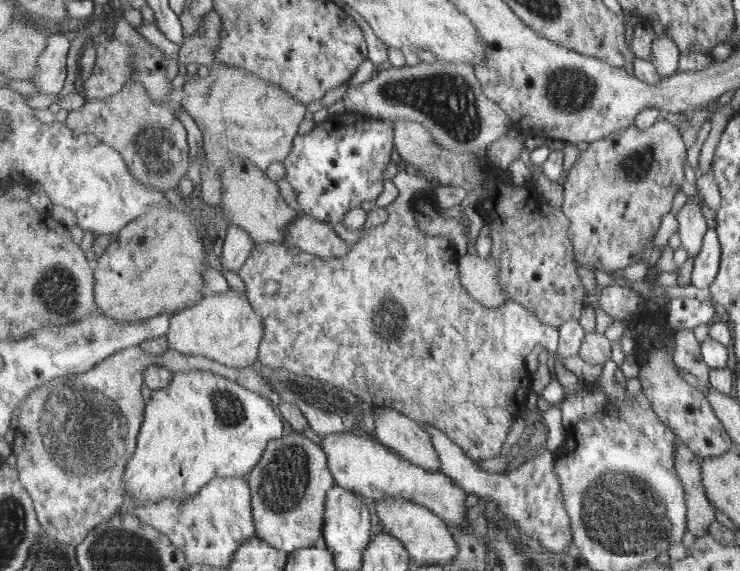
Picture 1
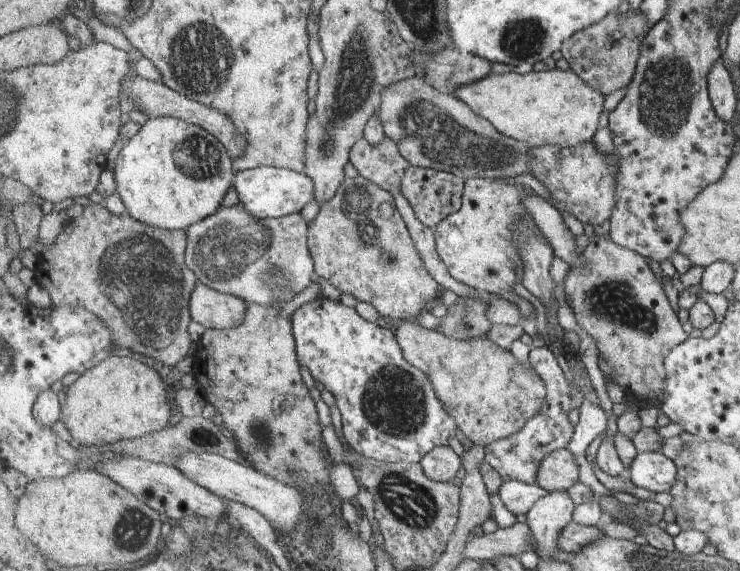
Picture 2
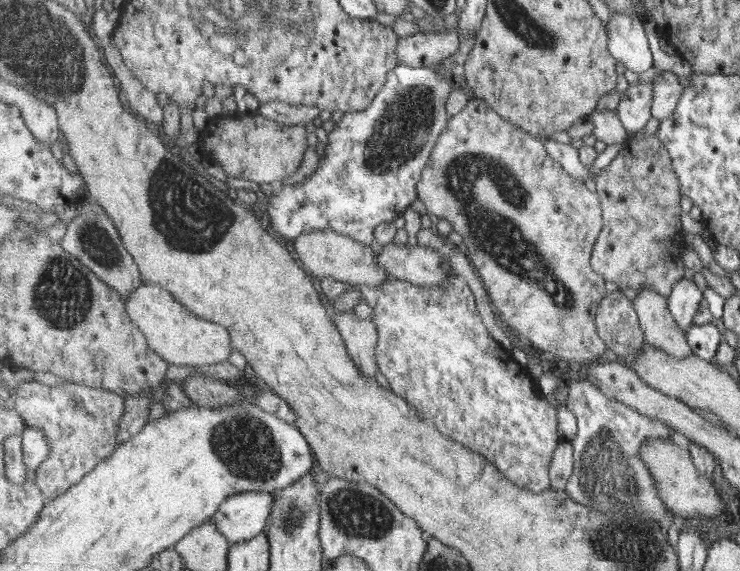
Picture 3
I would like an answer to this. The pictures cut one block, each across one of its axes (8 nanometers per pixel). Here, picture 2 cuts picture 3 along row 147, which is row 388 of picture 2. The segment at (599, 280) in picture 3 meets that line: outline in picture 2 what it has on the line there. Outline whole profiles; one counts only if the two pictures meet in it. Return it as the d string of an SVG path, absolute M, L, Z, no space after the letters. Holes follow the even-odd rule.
M401 321L395 333L407 362L429 375L437 398L441 399L445 410L449 411L466 438L474 444L485 448L497 440L509 438L512 434L521 432L523 426L541 412L541 406L545 404L545 382L529 364L521 364L510 350L501 348L493 340L486 337L457 340L443 332L409 321Z

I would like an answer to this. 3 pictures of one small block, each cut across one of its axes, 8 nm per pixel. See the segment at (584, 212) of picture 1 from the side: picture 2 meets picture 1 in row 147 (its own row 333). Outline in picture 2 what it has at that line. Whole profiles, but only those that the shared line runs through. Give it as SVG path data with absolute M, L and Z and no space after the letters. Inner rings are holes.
M610 222L592 238L584 250L585 266L573 266L563 278L566 302L572 308L576 322L593 339L598 352L598 366L603 375L611 376L635 406L660 406L667 390L665 359L689 338L683 330L677 312L673 310L661 282L642 254L617 244L610 236Z

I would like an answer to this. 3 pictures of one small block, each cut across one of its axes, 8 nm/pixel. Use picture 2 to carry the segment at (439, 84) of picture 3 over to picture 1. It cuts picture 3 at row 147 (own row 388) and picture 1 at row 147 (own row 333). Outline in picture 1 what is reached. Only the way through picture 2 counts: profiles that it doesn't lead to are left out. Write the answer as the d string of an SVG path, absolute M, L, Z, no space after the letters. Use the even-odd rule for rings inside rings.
M346 111L316 124L310 133L297 135L294 147L284 160L286 180L294 189L296 200L304 214L325 222L343 222L345 215L367 200L377 200L383 192L383 170L391 161L395 147L395 124L362 113Z

